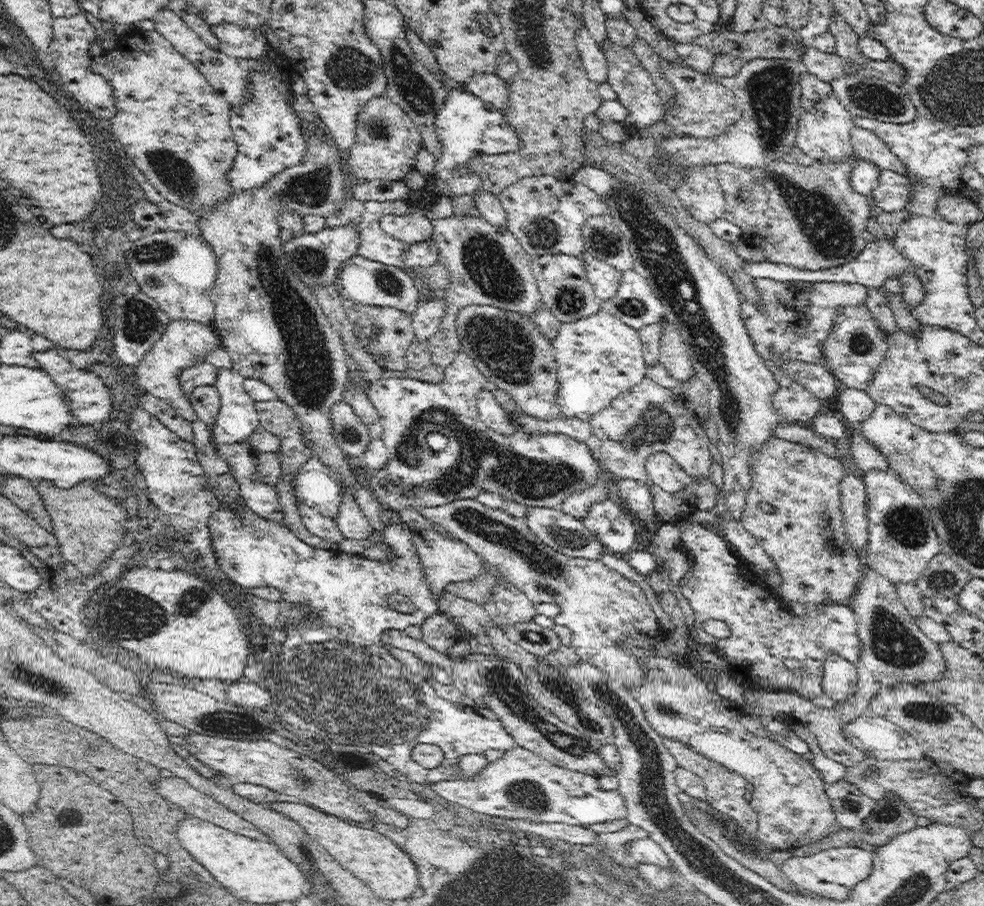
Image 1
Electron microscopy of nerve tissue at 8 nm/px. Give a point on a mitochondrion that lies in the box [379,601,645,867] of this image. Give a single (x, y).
(574, 745)

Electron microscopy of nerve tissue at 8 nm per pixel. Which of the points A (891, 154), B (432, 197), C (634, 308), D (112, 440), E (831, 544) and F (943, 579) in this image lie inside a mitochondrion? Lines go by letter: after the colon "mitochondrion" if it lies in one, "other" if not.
A: other
B: other
C: mitochondrion
D: other
E: mitochondrion
F: mitochondrion

